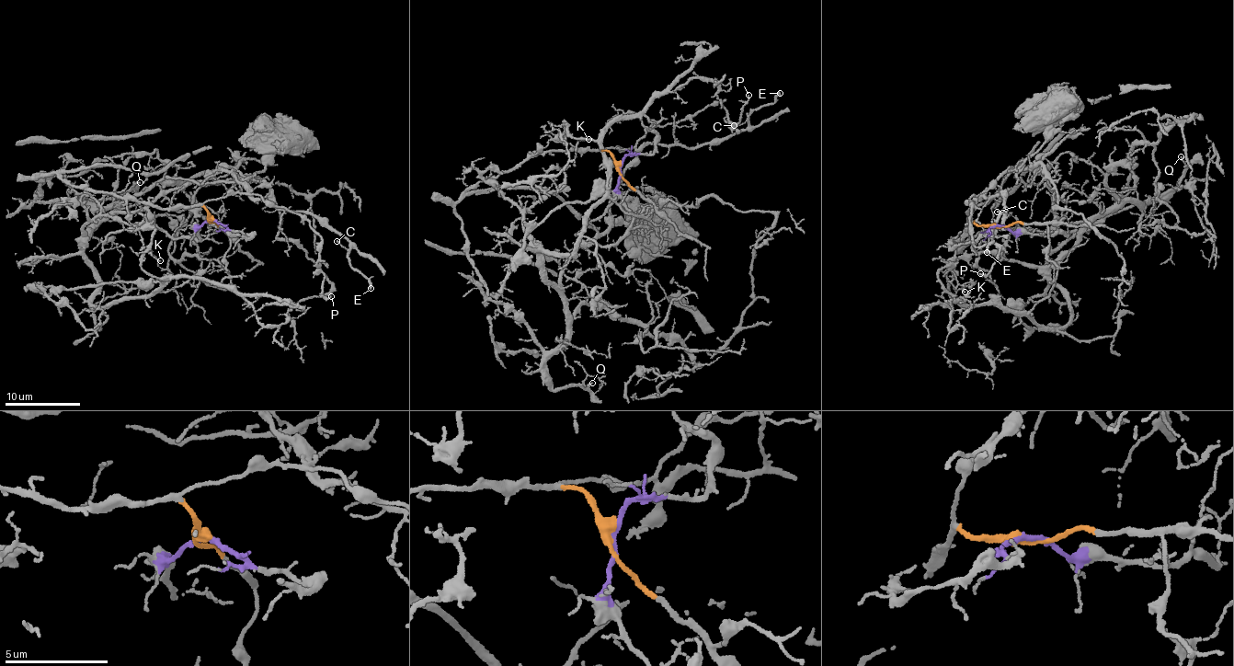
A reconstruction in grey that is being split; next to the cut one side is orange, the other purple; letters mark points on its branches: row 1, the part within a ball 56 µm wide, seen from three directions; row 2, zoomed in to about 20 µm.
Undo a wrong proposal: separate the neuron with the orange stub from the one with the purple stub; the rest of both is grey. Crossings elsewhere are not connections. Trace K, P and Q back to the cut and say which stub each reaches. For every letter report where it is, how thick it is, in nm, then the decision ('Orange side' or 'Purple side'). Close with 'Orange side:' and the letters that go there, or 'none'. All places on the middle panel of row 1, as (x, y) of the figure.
K: Place: (588, 139). Thickness 110 nm. Orange side
P: Place: (748, 95). Thickness 130 nm. Orange side
Q: Place: (592, 383). Thickness 120 nm. Purple side
Orange side: K, P

